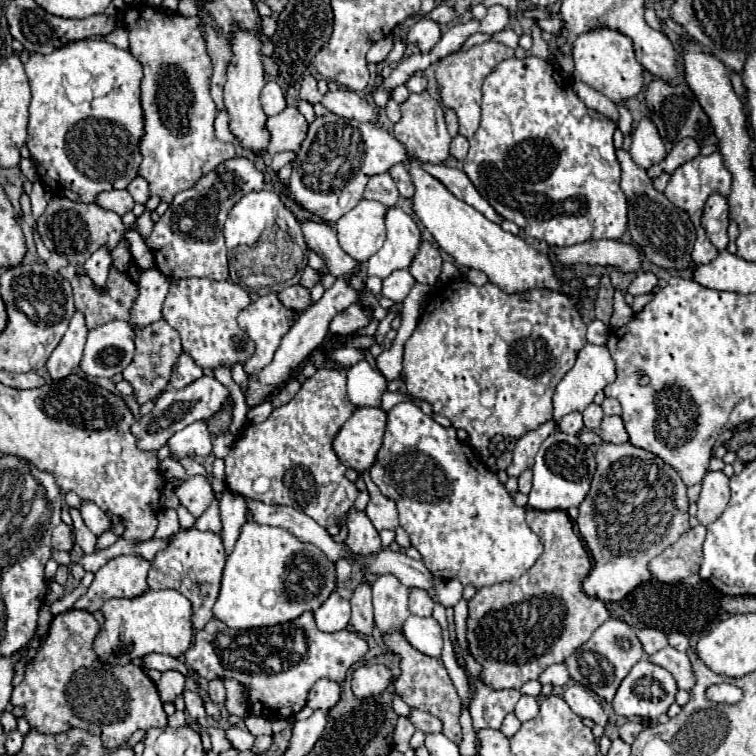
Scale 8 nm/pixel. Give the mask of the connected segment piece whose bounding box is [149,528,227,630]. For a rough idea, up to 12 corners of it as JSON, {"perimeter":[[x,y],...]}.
{"perimeter":[[179,530],[151,562],[149,588],[213,618],[227,554],[221,536]]}

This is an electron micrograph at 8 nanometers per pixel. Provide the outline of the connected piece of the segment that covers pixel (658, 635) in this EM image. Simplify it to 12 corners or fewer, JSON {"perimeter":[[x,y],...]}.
{"perimeter":[[655,628],[637,630],[645,654],[667,646],[667,636]]}

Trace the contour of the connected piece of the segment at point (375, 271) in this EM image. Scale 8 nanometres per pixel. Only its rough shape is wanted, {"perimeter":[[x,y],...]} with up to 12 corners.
{"perimeter":[[401,208],[385,214],[387,238],[365,262],[367,276],[407,268],[421,232]]}

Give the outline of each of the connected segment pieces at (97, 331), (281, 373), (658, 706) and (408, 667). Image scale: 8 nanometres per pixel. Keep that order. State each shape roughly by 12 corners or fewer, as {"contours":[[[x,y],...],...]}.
{"contours":[[[123,320],[89,330],[81,370],[113,378],[133,360]],[[337,278],[299,316],[259,374],[247,376],[249,408],[267,400],[323,344],[335,314],[359,294]],[[641,658],[611,706],[619,716],[655,718],[675,702],[677,684]],[[401,632],[383,634],[401,656],[395,682],[411,708],[443,722],[461,742],[461,700],[439,659],[419,654]]]}

